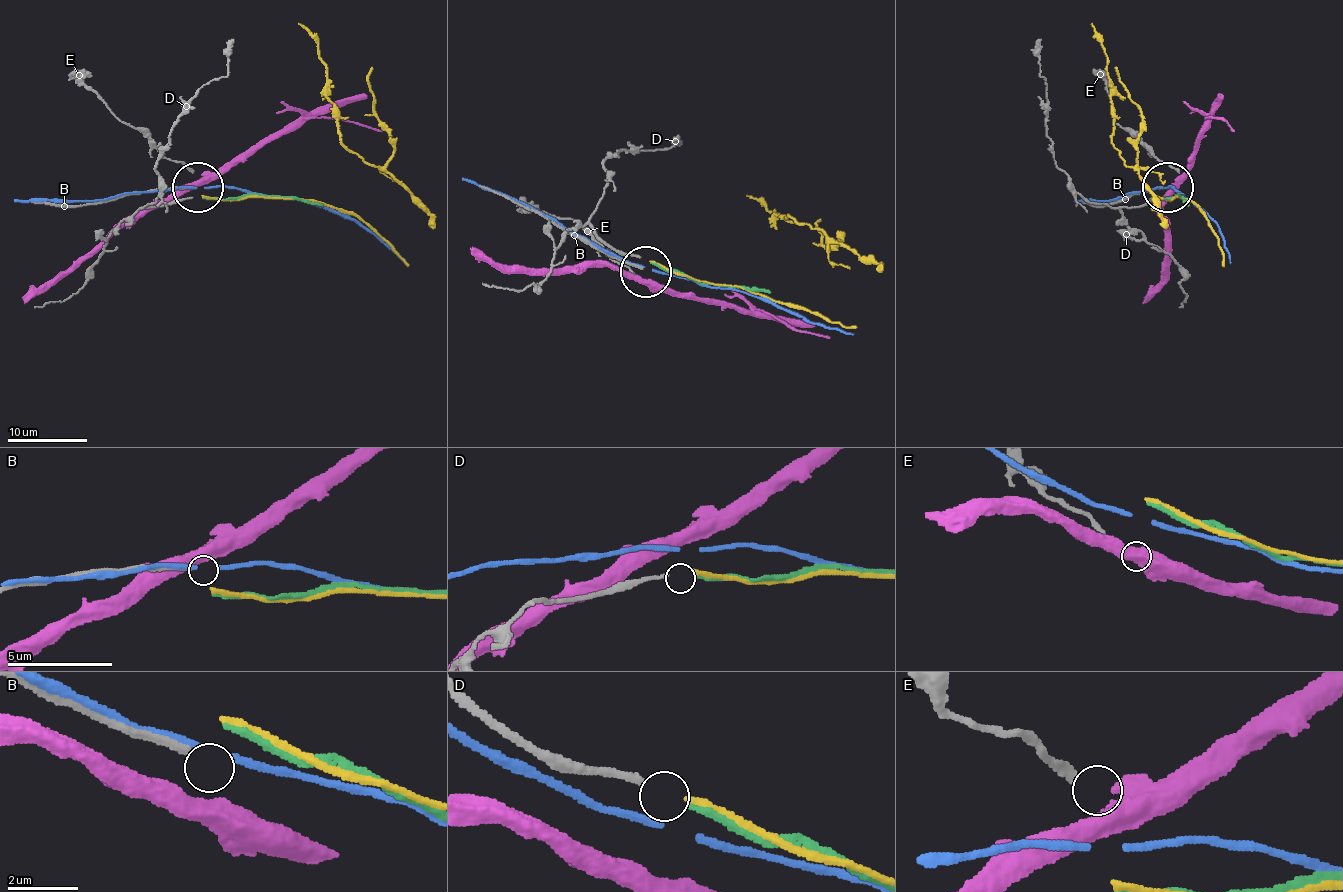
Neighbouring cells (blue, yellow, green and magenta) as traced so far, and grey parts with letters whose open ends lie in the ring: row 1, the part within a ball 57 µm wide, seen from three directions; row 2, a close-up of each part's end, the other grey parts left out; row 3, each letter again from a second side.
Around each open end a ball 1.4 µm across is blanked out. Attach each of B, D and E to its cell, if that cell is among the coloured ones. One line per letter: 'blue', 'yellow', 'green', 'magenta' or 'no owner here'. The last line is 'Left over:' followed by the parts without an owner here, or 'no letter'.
B: no owner here
D: yellow
E: magenta
Left over: B

